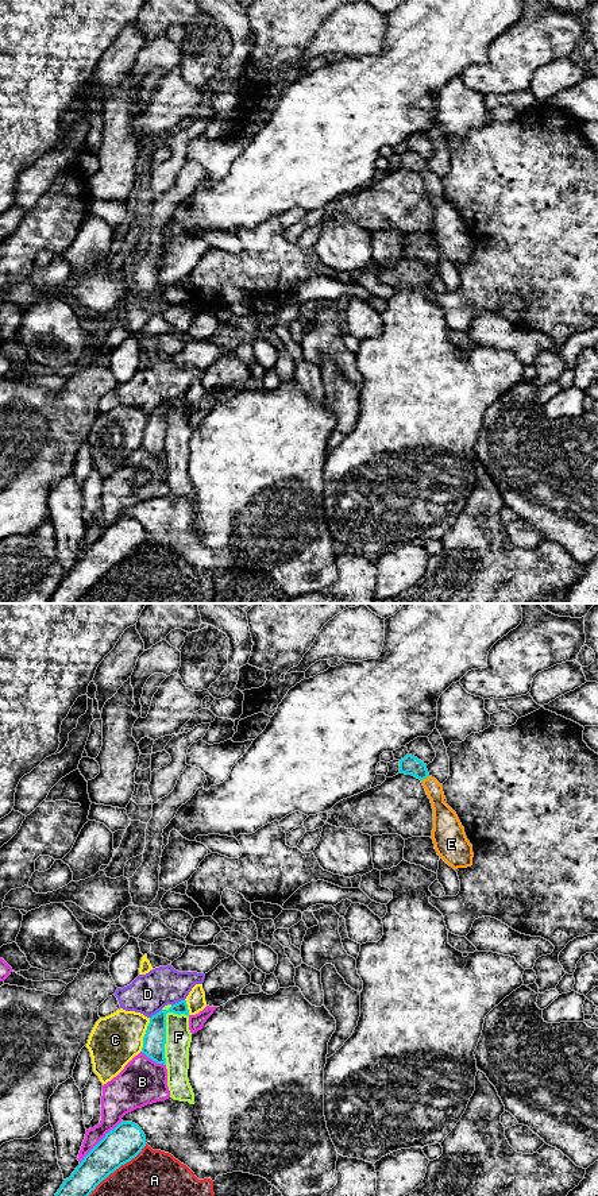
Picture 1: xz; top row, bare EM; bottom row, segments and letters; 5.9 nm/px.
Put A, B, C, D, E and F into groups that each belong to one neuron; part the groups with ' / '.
A / B / C / D / E / F

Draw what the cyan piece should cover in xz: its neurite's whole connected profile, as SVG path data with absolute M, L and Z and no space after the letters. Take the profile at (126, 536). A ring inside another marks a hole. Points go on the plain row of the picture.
M119 518L63 576L49 603L77 603L103 575L135 553L144 541L146 531L138 520Z

